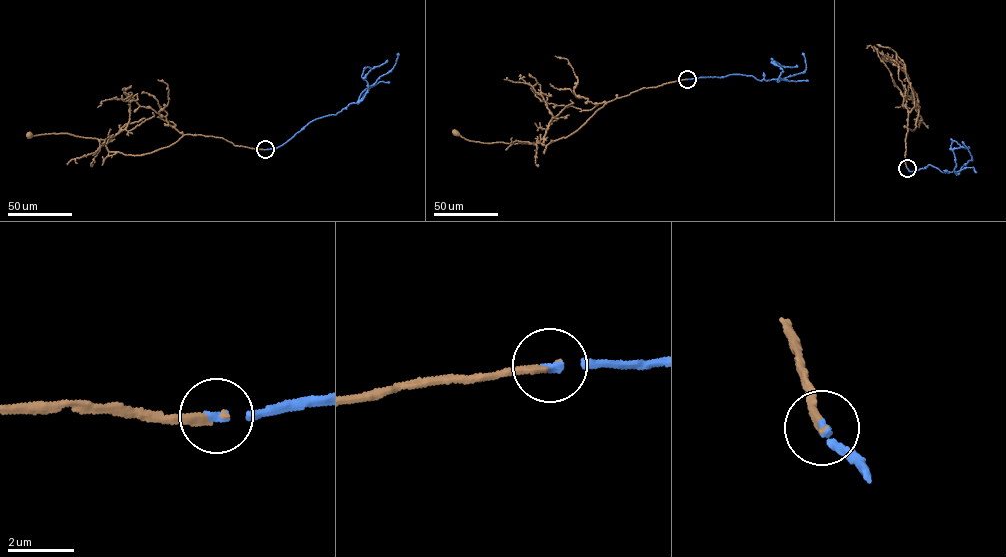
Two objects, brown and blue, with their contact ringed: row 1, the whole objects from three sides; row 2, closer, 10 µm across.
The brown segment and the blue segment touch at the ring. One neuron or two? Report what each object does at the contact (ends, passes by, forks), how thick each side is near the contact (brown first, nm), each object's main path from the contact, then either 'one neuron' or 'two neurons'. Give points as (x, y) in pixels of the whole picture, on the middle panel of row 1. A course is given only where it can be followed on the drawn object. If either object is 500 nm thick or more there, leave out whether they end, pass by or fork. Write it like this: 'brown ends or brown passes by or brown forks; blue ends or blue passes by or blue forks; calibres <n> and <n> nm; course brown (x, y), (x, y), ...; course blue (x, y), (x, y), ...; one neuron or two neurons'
brown ends; blue ends; calibres 200 and 220 nm; course brown (687, 79), (644, 87), (609, 101), (577, 130), (547, 144), (481, 143), (455, 133); course blue (687, 79), (739, 74), (767, 81), (777, 79), (783, 71), (771, 61), (782, 66), (796, 65); one neuron

